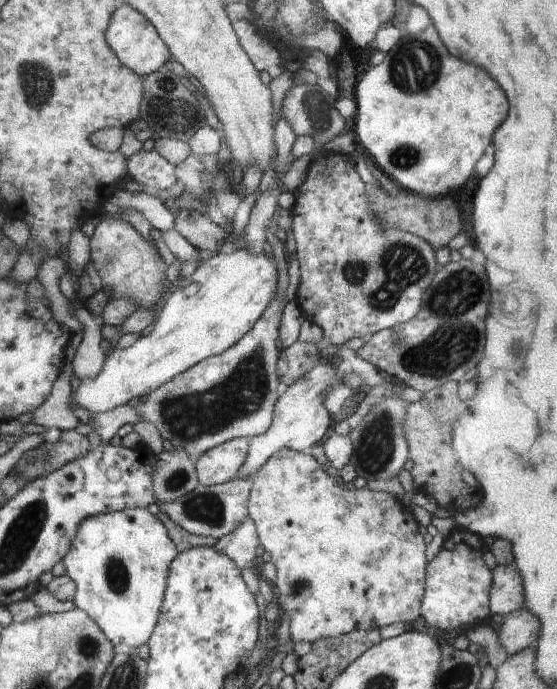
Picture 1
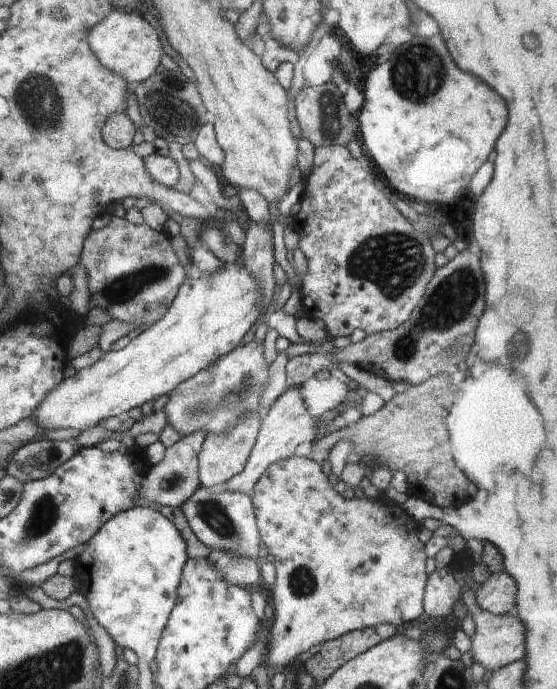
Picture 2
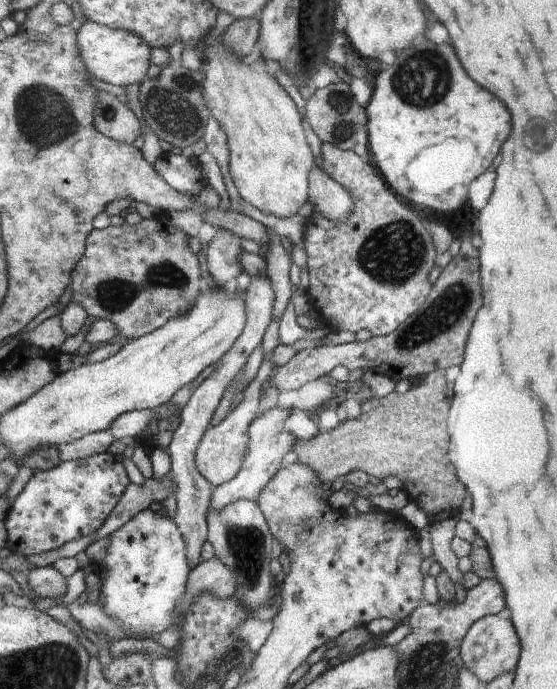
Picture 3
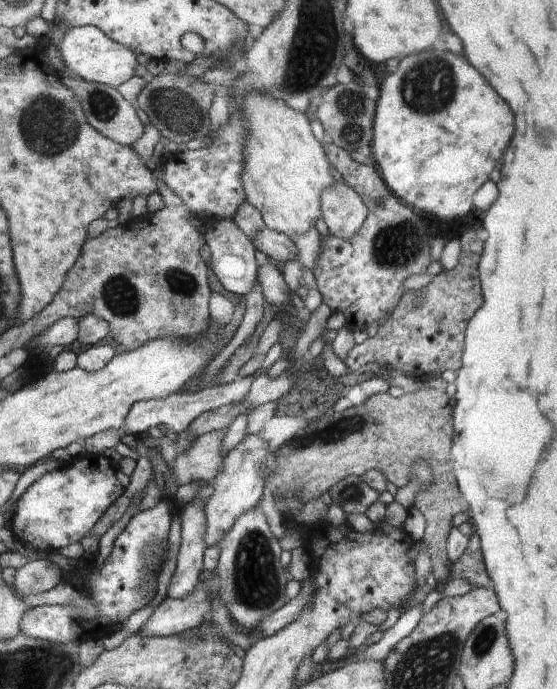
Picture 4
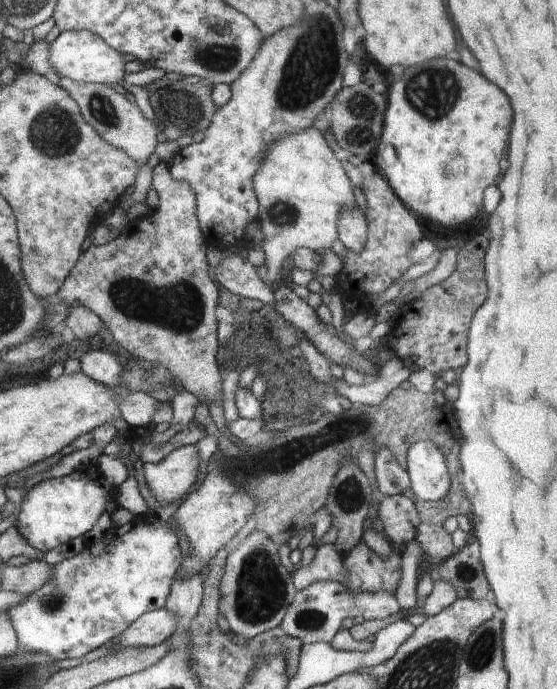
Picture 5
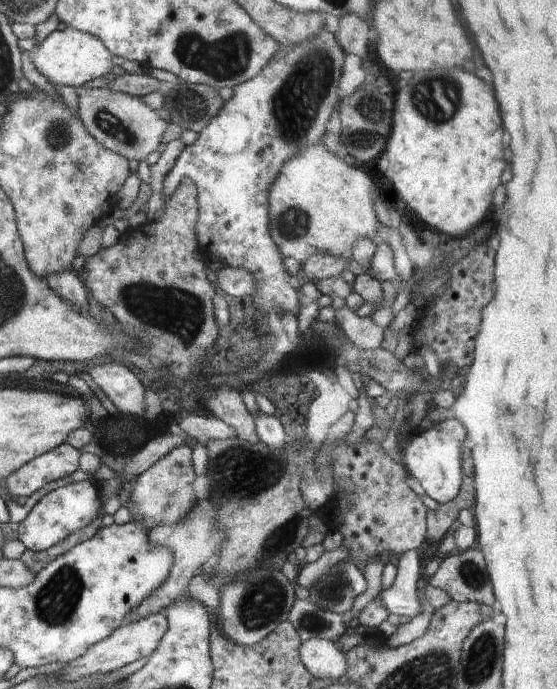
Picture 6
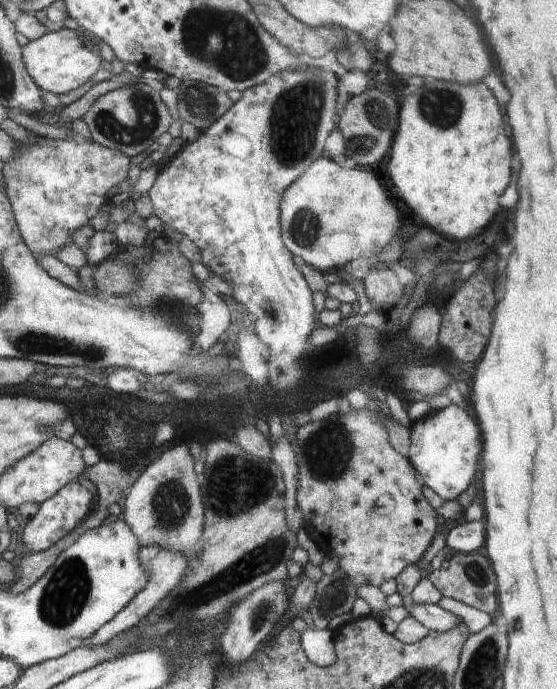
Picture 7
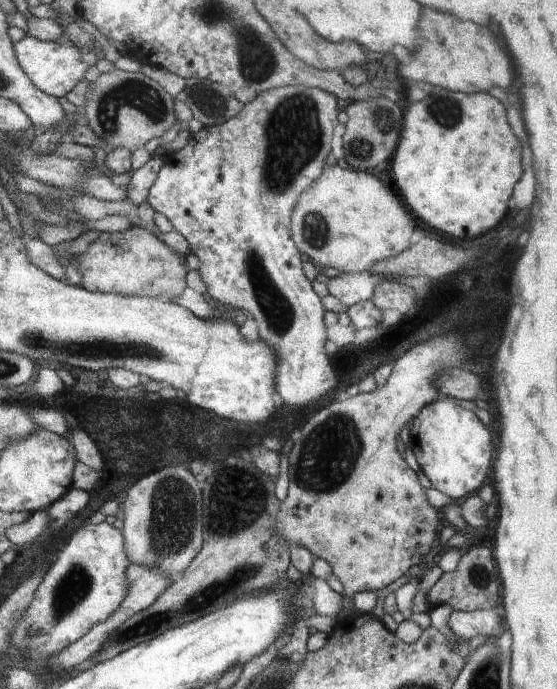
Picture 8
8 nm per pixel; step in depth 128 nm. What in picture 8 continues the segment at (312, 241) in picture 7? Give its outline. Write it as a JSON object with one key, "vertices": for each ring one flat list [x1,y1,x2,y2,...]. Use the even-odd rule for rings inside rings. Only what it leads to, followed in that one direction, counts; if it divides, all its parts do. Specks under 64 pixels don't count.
{"vertices":[[334,162,331,166,326,166,325,172,322,173,322,178,318,178,318,182,314,184,314,188,310,188,308,194,302,196,302,202,298,202,298,210,294,210,294,242,298,242,298,250,301,250,302,253,306,254,308,258,310,258,309,261,319,269,329,267,336,268,336,270,340,270,341,273,348,274,373,270,376,262,382,262,388,260,390,257,397,257,398,254,404,253,410,246,410,236,412,236,412,232,414,232,414,226,416,226,416,224,414,224,414,220,408,216,406,208,400,204,400,200,398,200,398,198,396,198,380,180,378,180,378,178,374,180,374,176,368,171,360,172,360,174,356,176,354,169,338,168,338,165]]}

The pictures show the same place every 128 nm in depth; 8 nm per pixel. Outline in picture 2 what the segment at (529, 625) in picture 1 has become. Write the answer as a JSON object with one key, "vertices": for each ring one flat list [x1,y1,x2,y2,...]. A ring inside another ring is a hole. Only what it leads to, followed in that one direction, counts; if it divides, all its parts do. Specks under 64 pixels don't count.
{"vertices":[[455,571,454,576,463,584,462,601,475,624,475,632,471,637,472,648,469,650,473,662,478,662,480,666,484,666,485,671,493,673,496,669,501,669,512,662,522,661,524,658,524,622,516,616,506,616,506,614,492,616,490,611,482,610,476,602,476,594,469,588,469,585,465,584,465,574]]}

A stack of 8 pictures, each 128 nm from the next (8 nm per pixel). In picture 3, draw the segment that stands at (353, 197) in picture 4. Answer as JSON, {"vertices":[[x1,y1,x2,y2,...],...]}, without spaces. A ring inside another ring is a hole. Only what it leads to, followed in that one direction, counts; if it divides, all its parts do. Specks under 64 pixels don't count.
{"vertices":[[314,166,309,177,309,202,324,218,340,224,348,220,354,210,354,200,348,190,338,182,334,182,324,169]]}

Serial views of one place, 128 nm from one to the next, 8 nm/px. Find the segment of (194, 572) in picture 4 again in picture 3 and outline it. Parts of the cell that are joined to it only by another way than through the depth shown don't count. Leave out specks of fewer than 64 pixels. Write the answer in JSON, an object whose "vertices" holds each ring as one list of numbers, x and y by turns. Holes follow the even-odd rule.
{"vertices":[[267,274,252,276,250,284,246,290,245,310,248,314,248,322,245,325,244,332,239,340,233,345,233,348,225,354,216,364,216,368,211,372,200,386,194,390,187,404,180,410,176,428,173,428,173,437,167,446,167,452,171,458,171,468,174,472,174,481,176,482,176,504,177,510,174,522,181,530,184,536,187,558,191,568,195,567,201,561,202,545,205,544,208,526,206,526,206,510,210,509,210,483,206,482,196,468,195,452,202,435,206,432,210,419,216,410,222,394,226,392,228,384,232,382,234,376,244,368,248,356,258,348,262,342,262,337,266,328,270,326,273,319,273,308,275,303,275,292,272,288,270,278]]}

